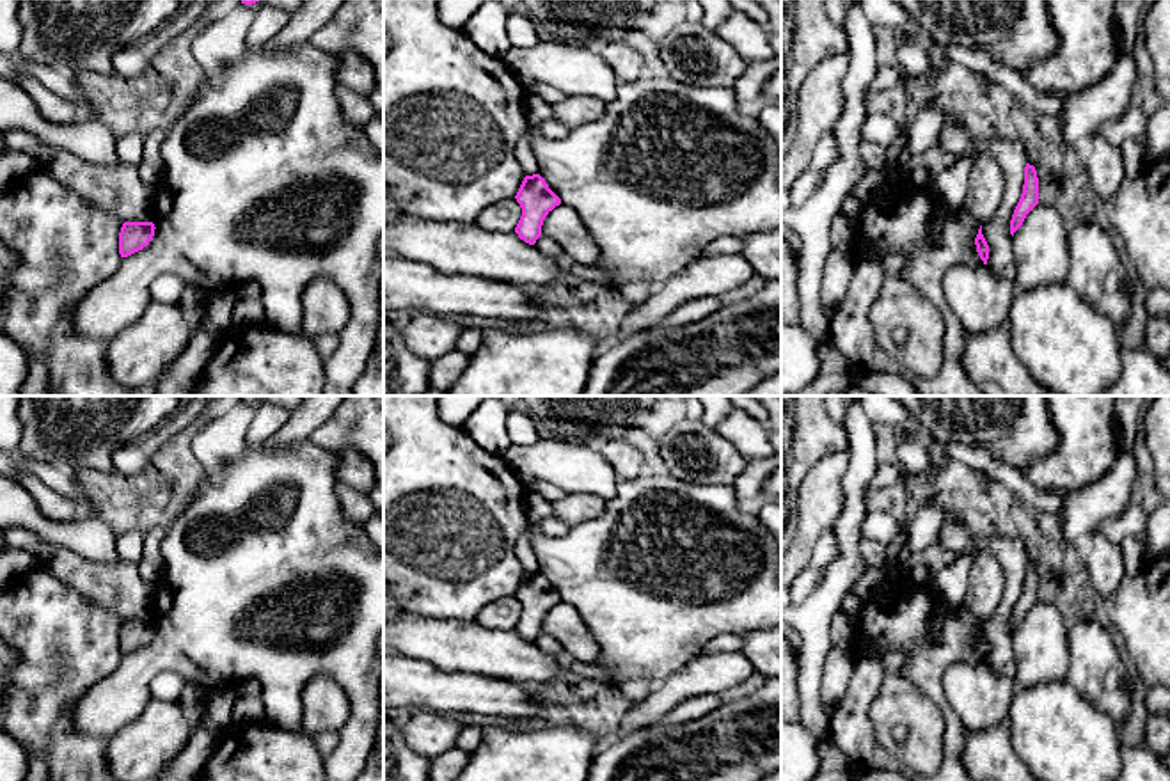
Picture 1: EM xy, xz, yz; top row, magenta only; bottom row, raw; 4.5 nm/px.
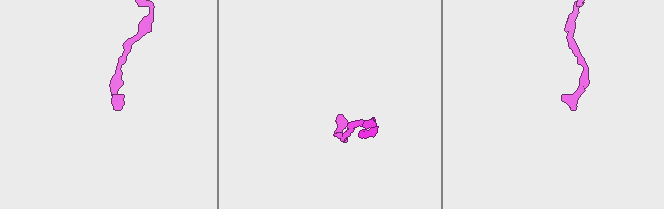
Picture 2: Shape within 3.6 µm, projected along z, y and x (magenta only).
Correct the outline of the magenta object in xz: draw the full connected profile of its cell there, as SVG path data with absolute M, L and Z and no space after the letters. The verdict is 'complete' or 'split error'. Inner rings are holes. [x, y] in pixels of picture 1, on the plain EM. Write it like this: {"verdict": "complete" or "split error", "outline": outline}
{"verdict": "complete", "outline": "M540 572L526 573L515 596L522 605L515 630L526 641L534 643L542 634L545 614L561 602L561 596L549 586Z"}

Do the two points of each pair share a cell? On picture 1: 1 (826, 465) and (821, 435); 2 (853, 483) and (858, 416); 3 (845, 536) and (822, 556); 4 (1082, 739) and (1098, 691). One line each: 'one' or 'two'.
1: two
2: one
3: two
4: two

